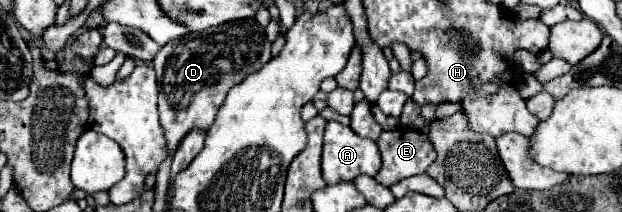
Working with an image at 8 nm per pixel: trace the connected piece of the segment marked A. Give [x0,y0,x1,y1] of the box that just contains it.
[322,121,382,185]

